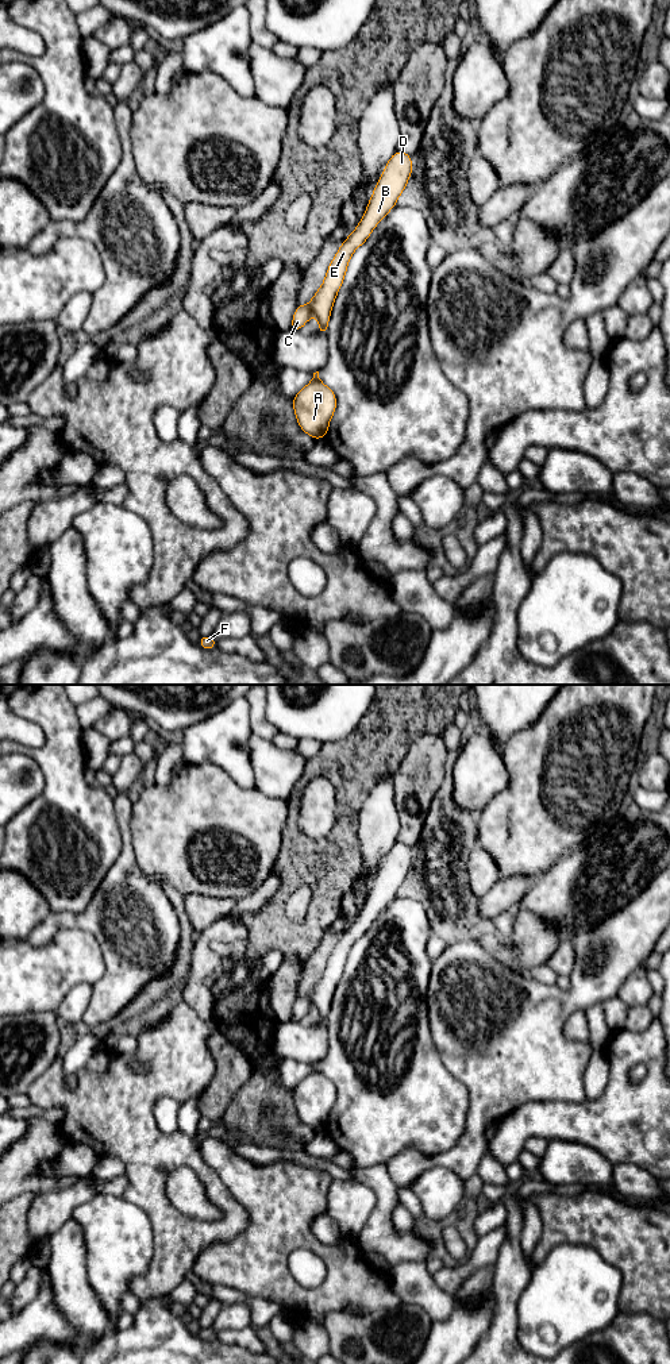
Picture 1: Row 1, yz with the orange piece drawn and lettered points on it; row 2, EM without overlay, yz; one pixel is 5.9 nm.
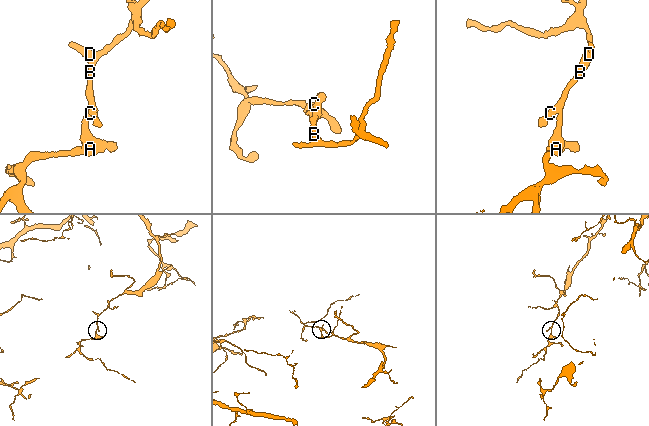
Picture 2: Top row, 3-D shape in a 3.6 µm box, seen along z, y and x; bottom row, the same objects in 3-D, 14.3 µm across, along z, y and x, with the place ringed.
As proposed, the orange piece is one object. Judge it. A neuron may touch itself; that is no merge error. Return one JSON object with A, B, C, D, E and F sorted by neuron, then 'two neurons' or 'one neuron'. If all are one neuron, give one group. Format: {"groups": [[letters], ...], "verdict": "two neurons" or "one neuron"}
{"groups": [["A", "B", "C", "D", "E", "F"]], "verdict": "one neuron"}

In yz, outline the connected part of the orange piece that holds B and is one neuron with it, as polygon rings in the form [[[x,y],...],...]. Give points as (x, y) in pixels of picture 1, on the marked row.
[[[396,151],[385,165],[382,176],[373,189],[373,196],[367,203],[363,217],[358,223],[357,228],[340,244],[336,255],[331,261],[321,286],[309,304],[297,304],[290,324],[292,330],[301,331],[304,324],[312,316],[316,316],[319,320],[317,331],[327,335],[331,309],[342,282],[344,281],[351,255],[367,240],[376,226],[385,219],[389,211],[397,204],[411,174],[411,155],[403,151]]]

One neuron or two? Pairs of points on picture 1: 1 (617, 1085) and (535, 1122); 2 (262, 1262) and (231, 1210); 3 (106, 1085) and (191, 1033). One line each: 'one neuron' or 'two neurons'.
1: one neuron
2: two neurons
3: one neuron

